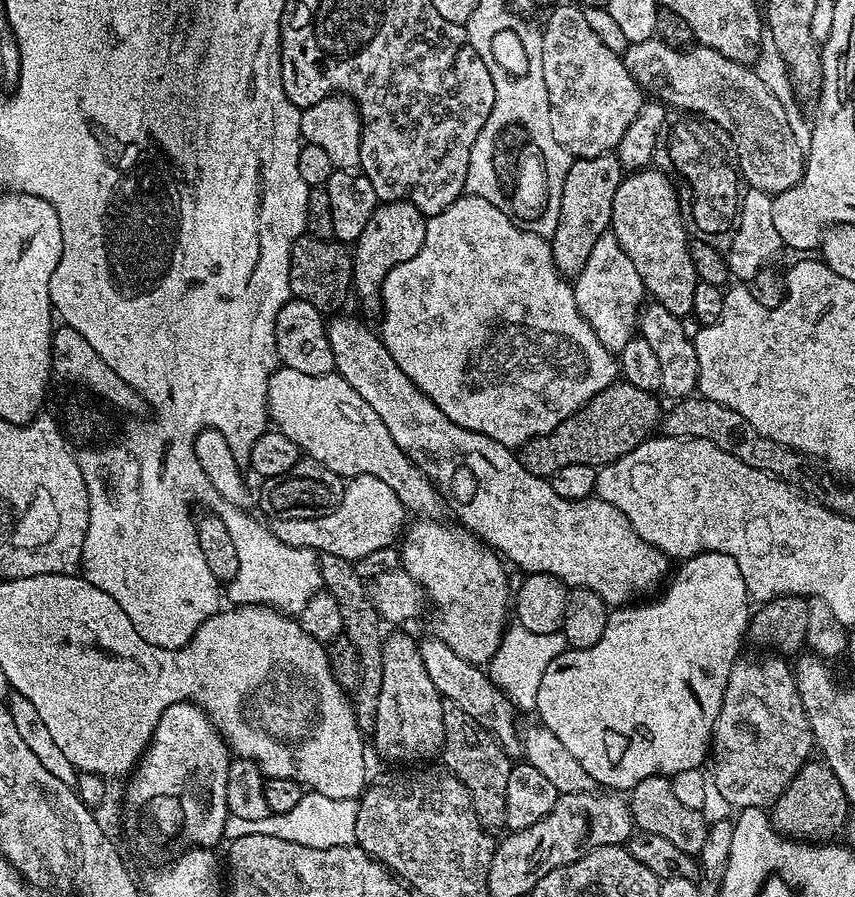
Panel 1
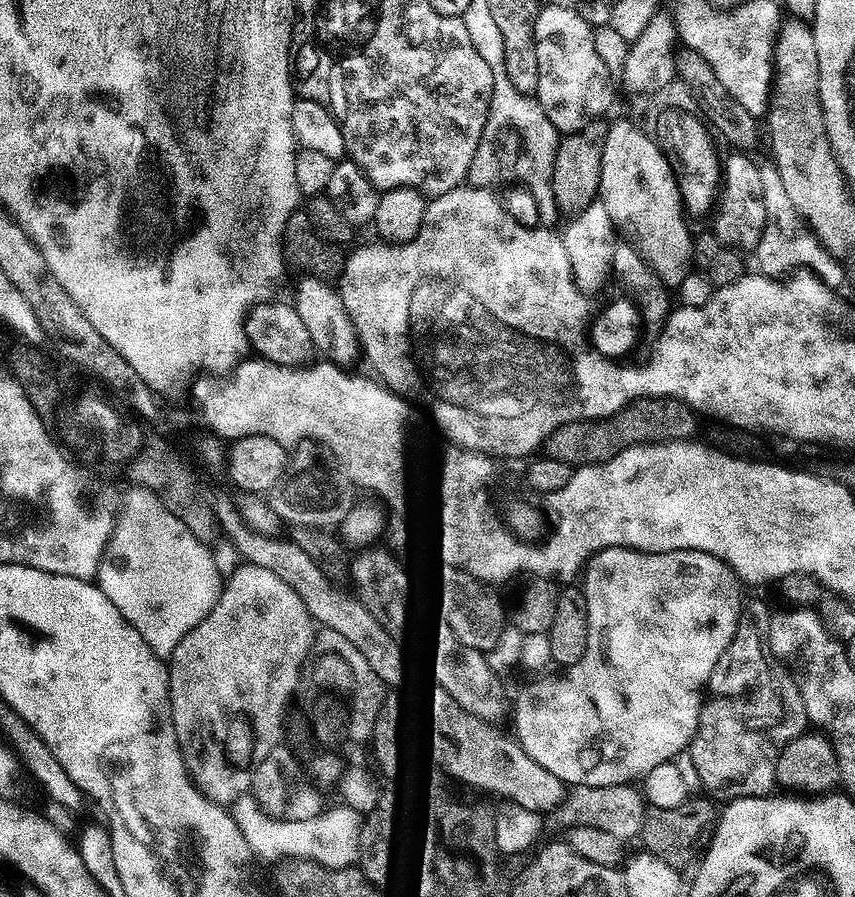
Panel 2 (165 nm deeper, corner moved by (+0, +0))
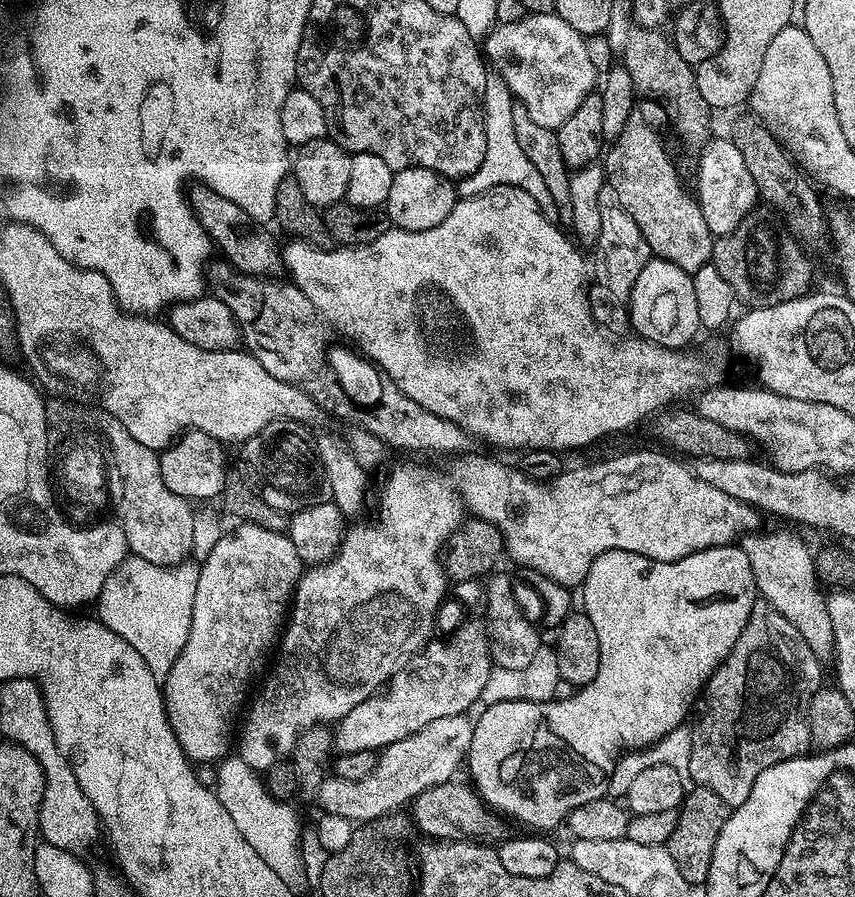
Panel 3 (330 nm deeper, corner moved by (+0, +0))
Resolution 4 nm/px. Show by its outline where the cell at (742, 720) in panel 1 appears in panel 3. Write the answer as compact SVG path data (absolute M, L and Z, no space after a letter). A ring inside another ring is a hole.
M762 598L756 599L750 610L750 618L746 618L746 626L742 626L742 634L738 634L738 642L734 642L734 650L730 650L726 659L717 666L716 673L708 679L702 693L704 709L701 710L696 724L691 725L692 745L690 746L690 766L688 767L691 783L701 788L714 790L714 794L718 794L718 798L722 798L722 802L726 802L729 809L733 809L742 806L742 802L746 802L746 798L750 798L750 790L754 790L754 782L758 782L758 774L762 774L762 770L770 770L770 766L774 766L778 762L805 755L812 744L808 725L808 707L810 698L814 698L814 694L822 687L820 668L822 668L822 662L814 654L814 650L810 650L810 646L806 646L806 638L802 638L802 634L798 634L798 630L794 630L794 626L790 626L790 622L786 622L786 618L782 618L782 614L778 614L778 610L774 610L774 606L770 606L770 602L766 602Z

